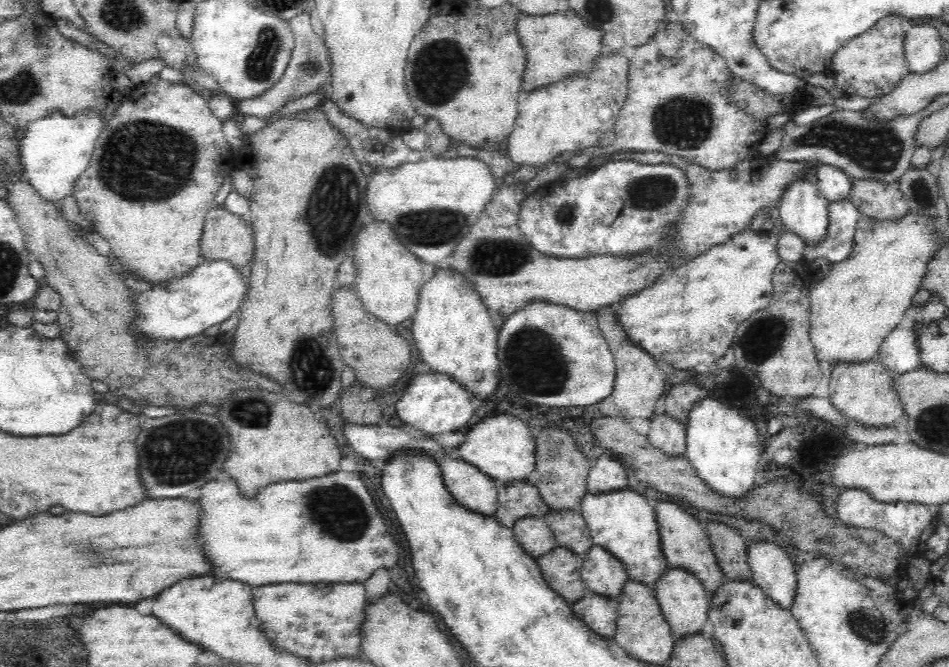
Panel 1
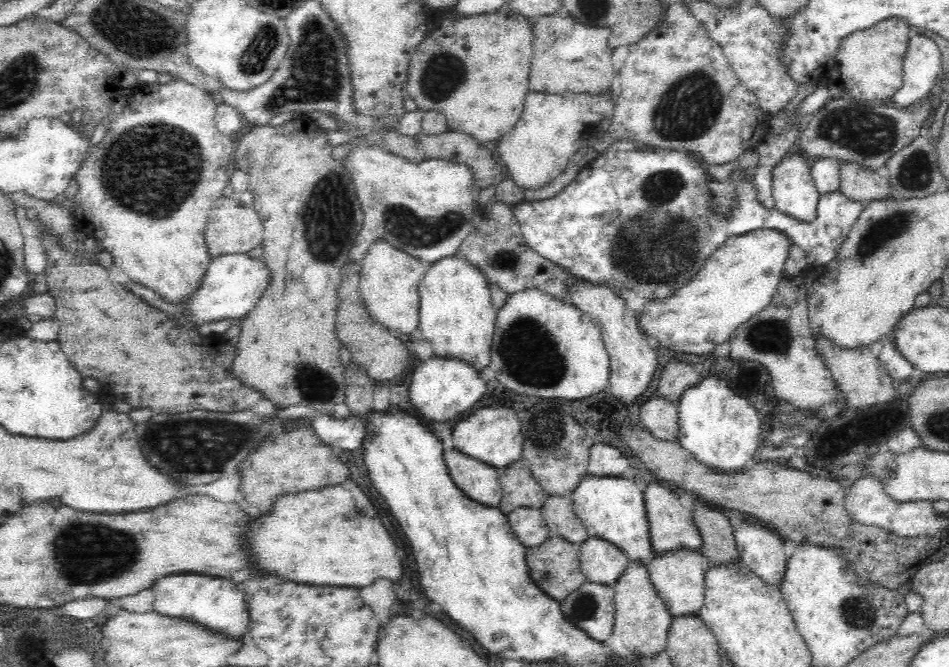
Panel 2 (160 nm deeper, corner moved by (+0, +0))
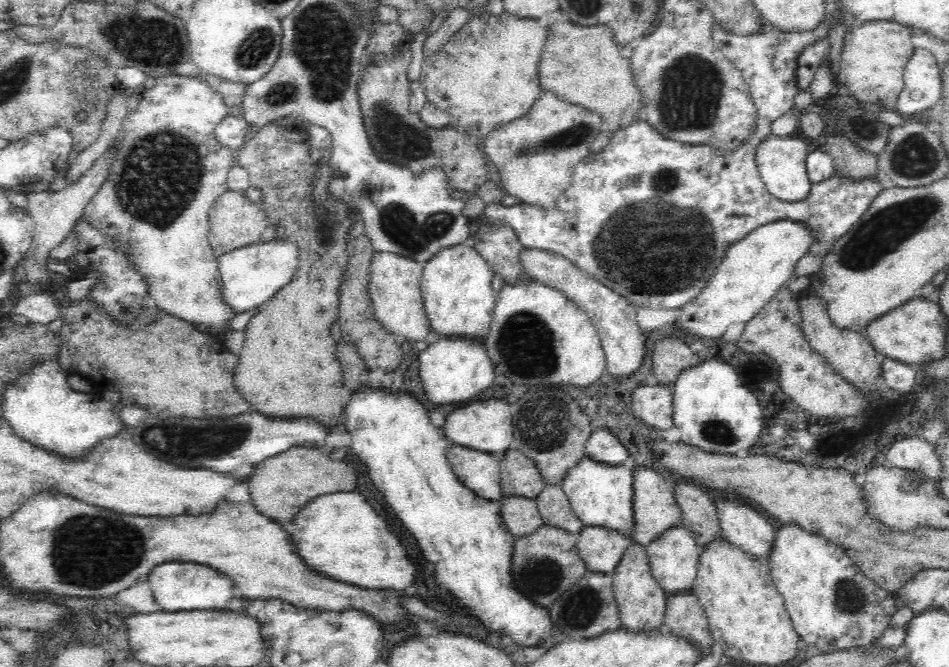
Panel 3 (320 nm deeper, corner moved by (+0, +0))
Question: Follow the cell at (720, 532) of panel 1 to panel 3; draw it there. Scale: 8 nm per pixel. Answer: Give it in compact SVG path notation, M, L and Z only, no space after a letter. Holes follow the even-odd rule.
M675 482L675 499L682 511L682 524L692 533L698 552L704 552L714 540L722 540L720 517L715 501L694 484Z

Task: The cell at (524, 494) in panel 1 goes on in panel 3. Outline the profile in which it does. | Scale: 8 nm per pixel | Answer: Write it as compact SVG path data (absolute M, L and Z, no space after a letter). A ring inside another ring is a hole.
M515 447L501 457L500 472L501 497L504 499L522 497L536 501L546 486L534 461L526 458Z

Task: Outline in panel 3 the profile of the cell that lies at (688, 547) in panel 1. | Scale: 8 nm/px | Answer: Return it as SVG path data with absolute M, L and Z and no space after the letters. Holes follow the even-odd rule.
M637 465L634 470L634 541L640 546L650 546L656 542L664 532L676 528L676 526L683 526L682 511L680 505L676 502L675 492L669 486L669 481L660 474L656 473L644 465Z

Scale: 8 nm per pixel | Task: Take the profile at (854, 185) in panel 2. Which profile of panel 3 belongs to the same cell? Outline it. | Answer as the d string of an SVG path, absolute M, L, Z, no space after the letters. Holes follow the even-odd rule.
M828 136L821 149L833 158L835 174L842 179L856 181L876 179L878 158L865 150L859 150L841 136Z

